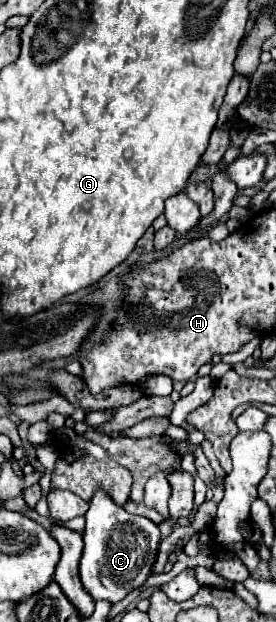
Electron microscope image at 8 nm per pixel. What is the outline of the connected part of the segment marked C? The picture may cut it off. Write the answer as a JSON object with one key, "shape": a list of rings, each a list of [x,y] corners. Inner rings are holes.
{"shape":[[[98,490],[90,500],[82,538],[84,550],[78,564],[78,574],[84,590],[92,596],[94,602],[106,600],[110,604],[116,604],[132,590],[142,586],[152,574],[152,566],[156,562],[160,546],[158,526],[144,516],[132,516],[124,512],[110,498],[106,498],[102,490]]]}

